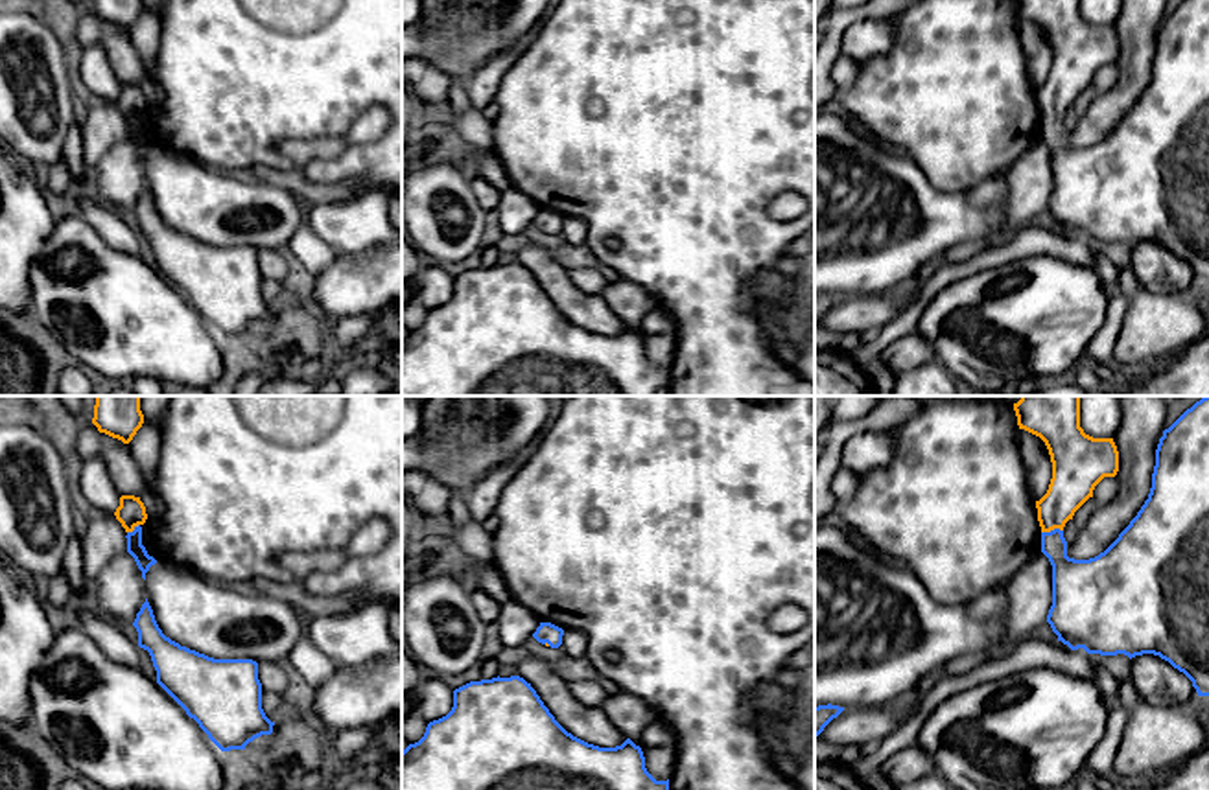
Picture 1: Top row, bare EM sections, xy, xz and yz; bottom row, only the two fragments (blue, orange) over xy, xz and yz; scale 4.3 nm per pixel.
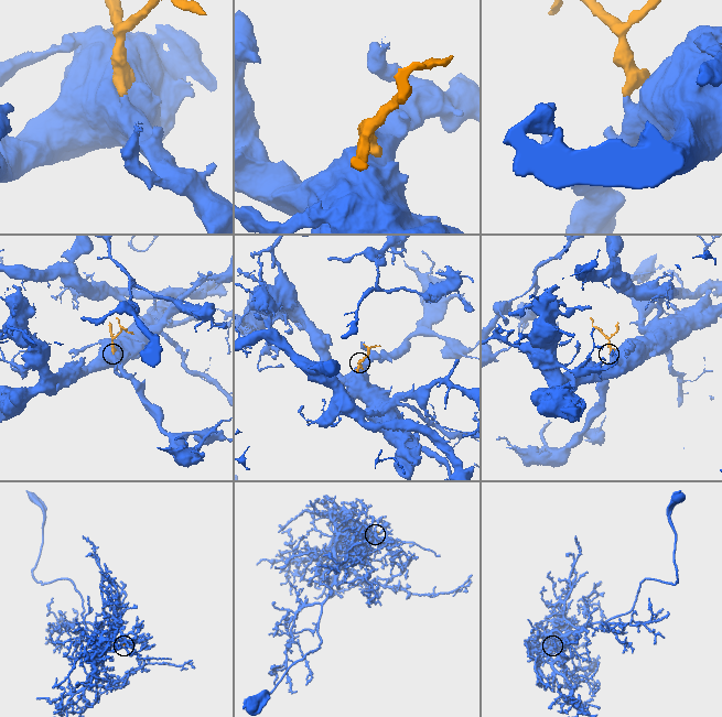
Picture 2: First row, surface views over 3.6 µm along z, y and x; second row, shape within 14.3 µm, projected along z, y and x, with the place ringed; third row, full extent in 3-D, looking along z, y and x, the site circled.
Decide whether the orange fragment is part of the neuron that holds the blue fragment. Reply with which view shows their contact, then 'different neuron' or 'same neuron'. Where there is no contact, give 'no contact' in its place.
meets blue in yz; same neuron

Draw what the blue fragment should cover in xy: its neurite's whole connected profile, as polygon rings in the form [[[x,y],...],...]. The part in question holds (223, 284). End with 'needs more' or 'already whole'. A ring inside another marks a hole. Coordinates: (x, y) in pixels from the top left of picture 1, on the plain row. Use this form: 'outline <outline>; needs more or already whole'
outline [[[146,186],[133,214],[138,234],[147,238],[157,258],[157,271],[194,306],[208,326],[221,337],[245,337],[262,322],[271,322],[271,309],[262,296],[262,271],[258,250],[252,247],[214,247],[171,228],[158,215]]]; already whole

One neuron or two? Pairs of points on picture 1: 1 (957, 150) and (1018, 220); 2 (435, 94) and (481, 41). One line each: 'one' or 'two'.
1: two
2: two

